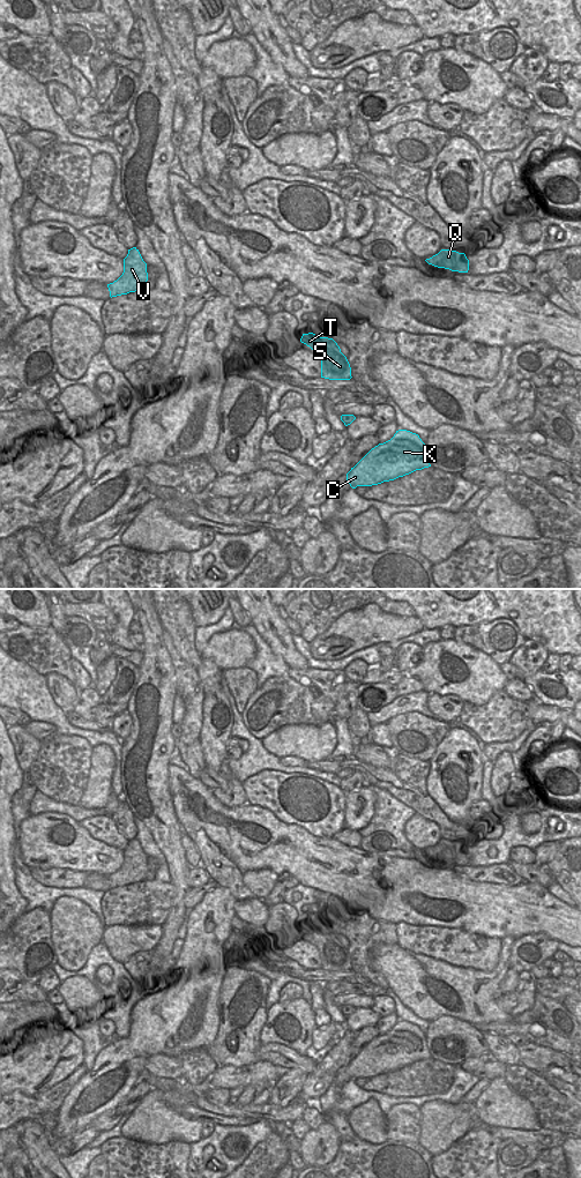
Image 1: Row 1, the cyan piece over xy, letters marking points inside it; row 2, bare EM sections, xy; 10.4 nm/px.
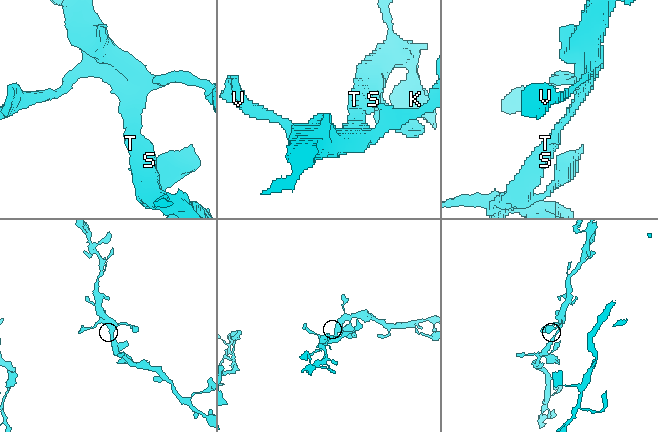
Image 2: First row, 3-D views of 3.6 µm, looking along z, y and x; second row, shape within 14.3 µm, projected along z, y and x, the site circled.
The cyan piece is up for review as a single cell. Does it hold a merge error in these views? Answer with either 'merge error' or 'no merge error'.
no merge error

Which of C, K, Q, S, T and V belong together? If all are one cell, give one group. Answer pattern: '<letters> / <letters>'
C K Q S T V

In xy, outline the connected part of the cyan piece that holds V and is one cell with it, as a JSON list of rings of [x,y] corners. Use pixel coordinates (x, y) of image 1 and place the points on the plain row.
[[[128,841],[124,850],[124,864],[113,874],[107,875],[110,888],[117,888],[135,884],[146,879],[148,872],[147,855],[143,852],[139,841]]]

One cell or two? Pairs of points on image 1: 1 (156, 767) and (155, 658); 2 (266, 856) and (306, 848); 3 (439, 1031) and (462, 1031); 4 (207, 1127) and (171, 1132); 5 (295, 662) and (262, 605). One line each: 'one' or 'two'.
1: one
2: one
3: one
4: two
5: one

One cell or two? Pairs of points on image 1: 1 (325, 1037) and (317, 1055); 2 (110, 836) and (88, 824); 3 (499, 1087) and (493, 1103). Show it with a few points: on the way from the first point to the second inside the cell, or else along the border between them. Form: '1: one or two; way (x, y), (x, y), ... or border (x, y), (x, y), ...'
1: one; way (321, 1042), (319, 1050)
2: one; way (104, 830), (94, 824)
3: one; way (498, 1090), (497, 1100)

